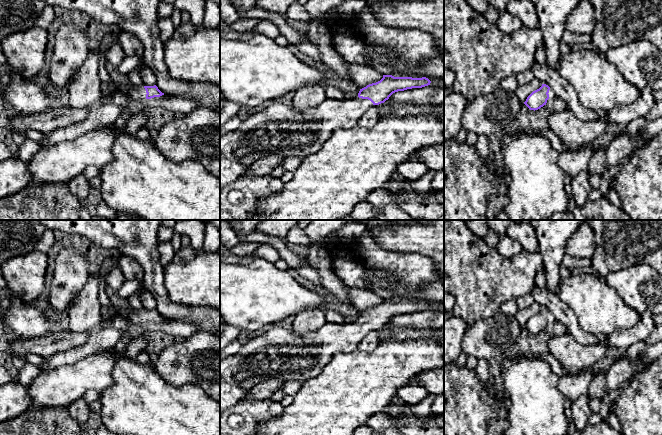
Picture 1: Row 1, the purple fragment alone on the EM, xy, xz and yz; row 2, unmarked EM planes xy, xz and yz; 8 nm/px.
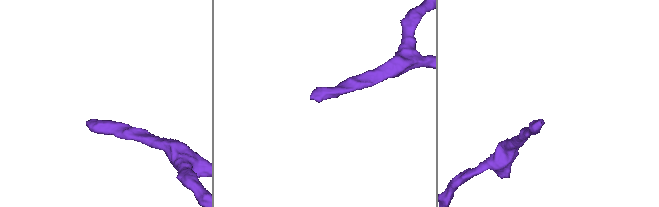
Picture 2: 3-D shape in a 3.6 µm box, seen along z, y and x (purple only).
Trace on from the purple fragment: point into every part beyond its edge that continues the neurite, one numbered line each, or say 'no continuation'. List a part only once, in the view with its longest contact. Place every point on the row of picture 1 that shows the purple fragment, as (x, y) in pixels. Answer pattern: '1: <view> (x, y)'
1: xz (280, 129)

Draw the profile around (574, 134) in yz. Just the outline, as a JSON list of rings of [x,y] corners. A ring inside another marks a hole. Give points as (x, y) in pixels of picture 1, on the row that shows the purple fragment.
[[[567,108],[559,113],[550,113],[548,123],[563,148],[569,151],[579,150],[602,136],[608,124],[604,120],[582,121]]]

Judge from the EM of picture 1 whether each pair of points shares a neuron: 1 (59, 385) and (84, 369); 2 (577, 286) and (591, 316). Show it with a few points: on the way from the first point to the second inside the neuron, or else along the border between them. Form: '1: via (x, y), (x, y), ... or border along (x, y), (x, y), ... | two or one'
1: via (65, 384), (71, 382), (78, 375) | one
2: via (584, 293), (591, 300), (591, 309) | one

